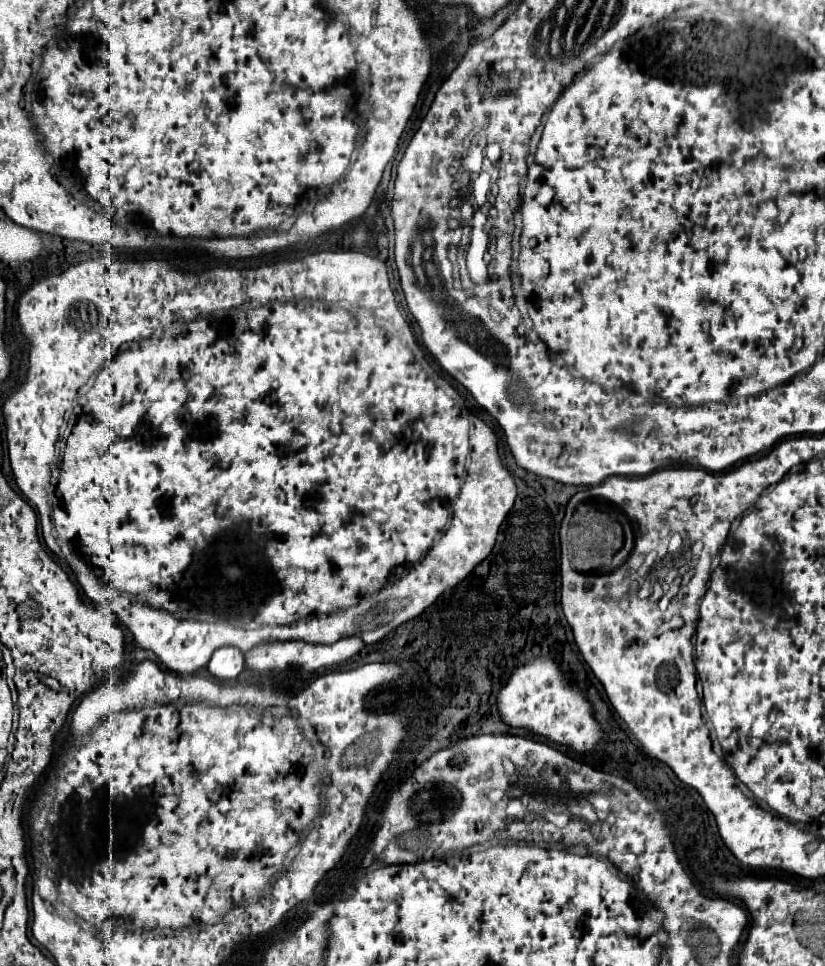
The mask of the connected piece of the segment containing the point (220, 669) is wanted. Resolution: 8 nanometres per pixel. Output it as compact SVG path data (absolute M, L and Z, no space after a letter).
M236 647L218 649L208 663L210 675L214 675L220 681L236 681L242 669L244 669L244 655L238 653Z

